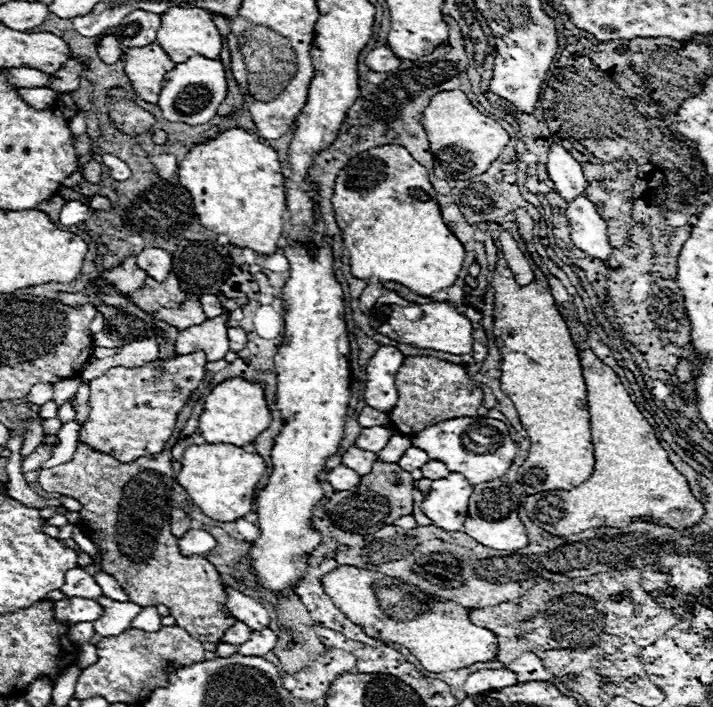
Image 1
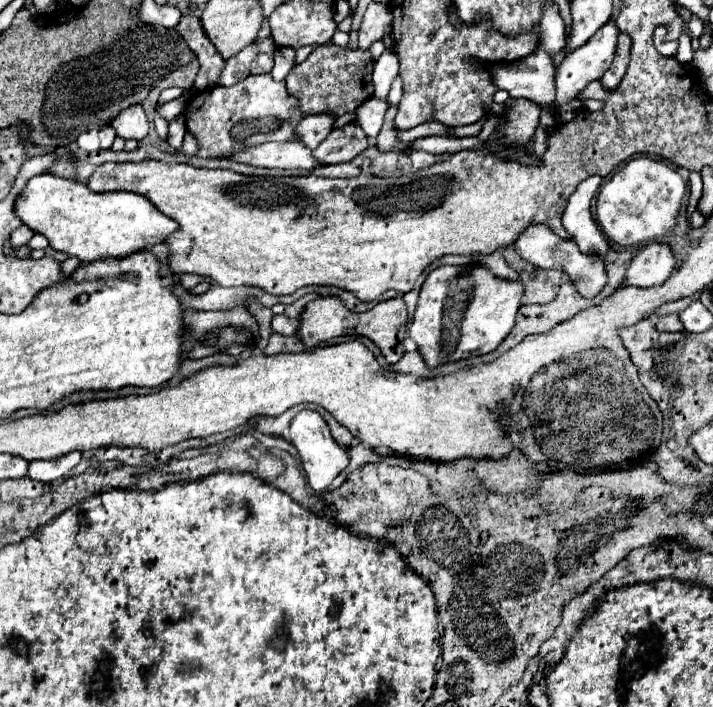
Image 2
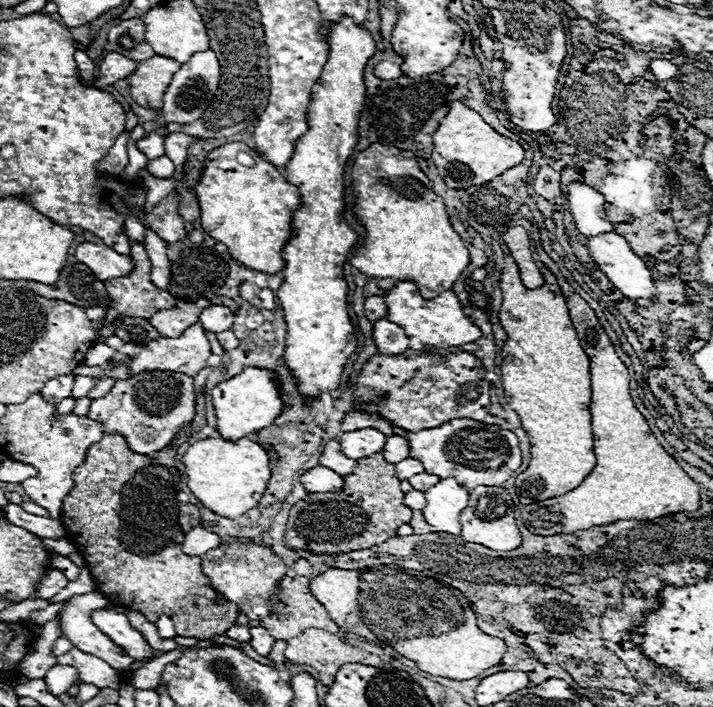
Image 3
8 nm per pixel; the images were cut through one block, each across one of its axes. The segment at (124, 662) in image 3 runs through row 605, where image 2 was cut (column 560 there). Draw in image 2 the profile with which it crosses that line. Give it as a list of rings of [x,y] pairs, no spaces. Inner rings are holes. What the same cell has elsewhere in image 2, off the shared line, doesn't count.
[[[608,20],[586,44],[582,44],[580,48],[572,50],[560,64],[560,68],[556,70],[556,104],[564,106],[572,100],[576,100],[576,96],[594,80],[600,80],[604,76],[604,72],[610,68],[612,60],[614,60],[614,52],[616,52],[616,44],[618,44],[618,26],[614,20]]]

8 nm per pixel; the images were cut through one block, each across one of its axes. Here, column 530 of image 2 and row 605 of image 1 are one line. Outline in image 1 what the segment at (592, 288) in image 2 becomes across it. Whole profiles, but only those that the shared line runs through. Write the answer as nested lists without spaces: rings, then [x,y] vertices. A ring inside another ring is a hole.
[[[224,584],[224,588],[226,588],[226,594],[228,594],[226,606],[234,614],[236,620],[248,624],[252,630],[268,628],[270,616],[268,616],[268,610],[260,602],[256,602],[254,598],[242,594],[240,590],[236,590],[236,588],[228,586],[228,584]]]

